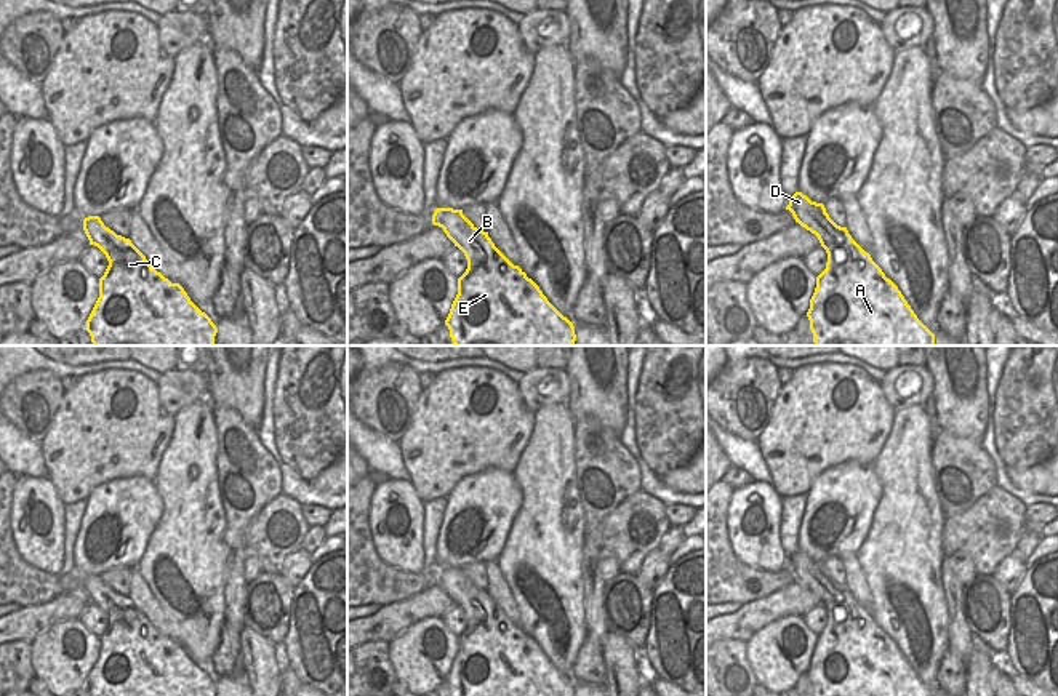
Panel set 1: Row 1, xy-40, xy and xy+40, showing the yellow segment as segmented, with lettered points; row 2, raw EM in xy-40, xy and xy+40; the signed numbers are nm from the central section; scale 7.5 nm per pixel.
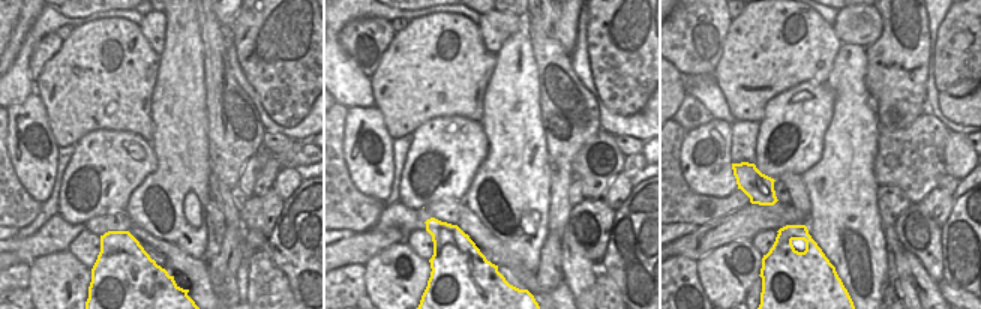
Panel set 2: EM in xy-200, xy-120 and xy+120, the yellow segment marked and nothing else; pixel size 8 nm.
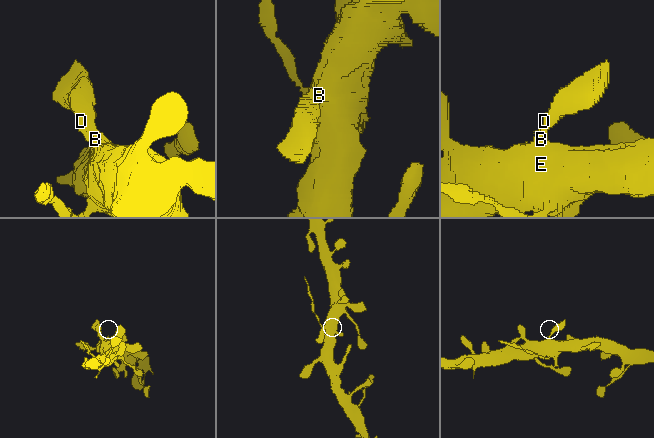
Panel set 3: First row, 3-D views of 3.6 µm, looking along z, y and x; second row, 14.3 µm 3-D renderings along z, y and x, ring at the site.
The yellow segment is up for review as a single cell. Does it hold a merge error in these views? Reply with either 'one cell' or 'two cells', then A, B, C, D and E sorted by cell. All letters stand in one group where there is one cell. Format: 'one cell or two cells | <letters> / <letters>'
one cell | A B C D E

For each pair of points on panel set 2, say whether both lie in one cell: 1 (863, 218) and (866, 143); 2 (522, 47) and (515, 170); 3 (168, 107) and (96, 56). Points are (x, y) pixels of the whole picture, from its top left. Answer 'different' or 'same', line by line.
1: same
2: same
3: different

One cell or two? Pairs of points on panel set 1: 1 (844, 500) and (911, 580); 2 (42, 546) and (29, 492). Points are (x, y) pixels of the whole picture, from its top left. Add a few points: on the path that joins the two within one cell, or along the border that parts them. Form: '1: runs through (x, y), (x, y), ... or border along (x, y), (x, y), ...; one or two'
1: border along (881, 493), (868, 535), (855, 552); two
2: runs through (34, 533), (21, 519), (24, 504); one

